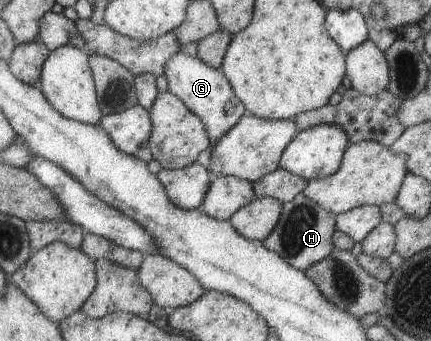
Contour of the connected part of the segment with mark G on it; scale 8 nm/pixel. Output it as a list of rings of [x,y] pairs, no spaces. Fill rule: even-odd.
[[[175,52],[165,60],[162,74],[165,75],[167,91],[178,97],[205,126],[210,141],[208,149],[243,115],[244,105],[235,97],[227,78],[197,56]]]

